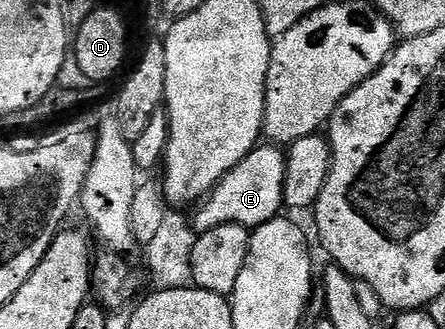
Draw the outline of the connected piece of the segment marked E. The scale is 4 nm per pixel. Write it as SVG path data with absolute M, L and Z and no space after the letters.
M269 142L253 148L216 187L197 205L198 213L192 216L195 233L207 232L224 224L242 224L248 229L259 228L264 222L275 219L283 211L284 174L286 153Z

